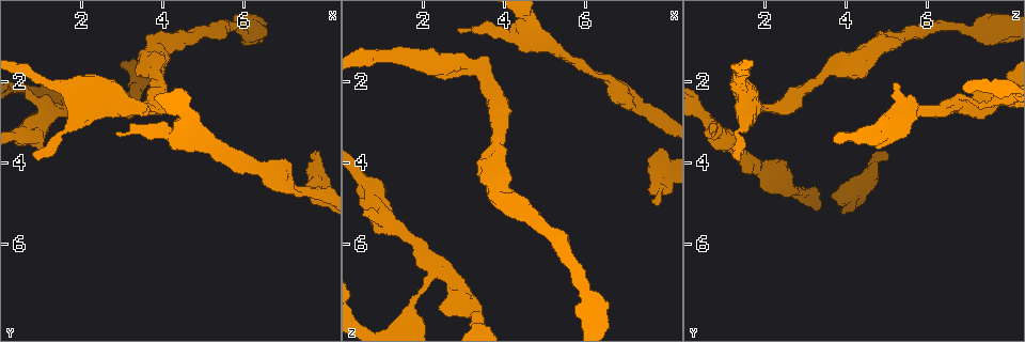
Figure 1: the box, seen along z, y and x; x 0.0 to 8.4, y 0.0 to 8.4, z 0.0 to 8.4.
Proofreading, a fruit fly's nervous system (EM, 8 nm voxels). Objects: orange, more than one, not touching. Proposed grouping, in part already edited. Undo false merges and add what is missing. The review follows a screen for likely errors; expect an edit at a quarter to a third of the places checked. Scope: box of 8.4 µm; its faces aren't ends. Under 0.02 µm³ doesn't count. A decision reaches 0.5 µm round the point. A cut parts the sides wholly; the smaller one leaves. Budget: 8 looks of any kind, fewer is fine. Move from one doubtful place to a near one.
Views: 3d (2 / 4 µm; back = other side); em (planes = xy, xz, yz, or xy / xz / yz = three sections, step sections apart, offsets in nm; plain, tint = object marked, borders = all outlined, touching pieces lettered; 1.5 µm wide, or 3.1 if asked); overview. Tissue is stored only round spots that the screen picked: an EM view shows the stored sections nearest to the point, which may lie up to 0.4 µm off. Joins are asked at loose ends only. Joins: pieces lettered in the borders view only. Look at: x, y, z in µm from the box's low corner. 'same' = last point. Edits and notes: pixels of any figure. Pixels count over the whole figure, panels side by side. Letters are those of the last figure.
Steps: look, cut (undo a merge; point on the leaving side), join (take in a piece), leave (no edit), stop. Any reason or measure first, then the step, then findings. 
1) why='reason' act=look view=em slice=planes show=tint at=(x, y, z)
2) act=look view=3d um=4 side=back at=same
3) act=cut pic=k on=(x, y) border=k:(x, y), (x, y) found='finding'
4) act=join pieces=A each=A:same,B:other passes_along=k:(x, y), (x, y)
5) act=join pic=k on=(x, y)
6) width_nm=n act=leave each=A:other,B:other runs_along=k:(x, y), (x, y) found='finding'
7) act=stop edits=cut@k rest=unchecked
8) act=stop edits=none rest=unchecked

why='free end' act=look view=em slice=planes show=borders at=(2.80, 3.30, 0.75)

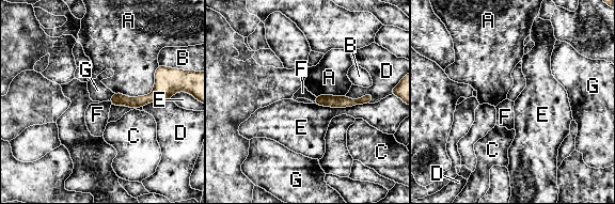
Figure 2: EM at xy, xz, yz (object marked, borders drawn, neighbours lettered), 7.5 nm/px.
longest_contact=E:420nm act=leave each=A:other,B:other,C:other,D:other,E:other,F:other,G:other found='none of them fits'

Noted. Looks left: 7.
why='free end' act=look view=em slice=xz step=4 show=tint at=(0.80, 3.80, 1.20)

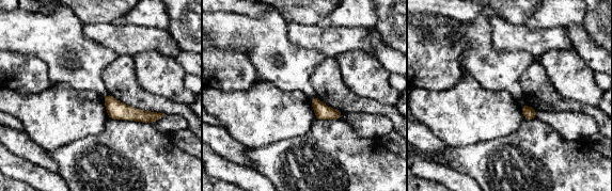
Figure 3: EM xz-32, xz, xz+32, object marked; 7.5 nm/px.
why='another direction' act=look view=em slice=planes show=borders at=same

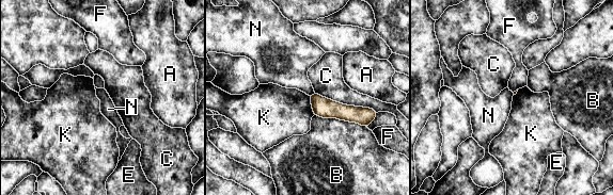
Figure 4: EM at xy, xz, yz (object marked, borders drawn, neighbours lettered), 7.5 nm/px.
act=leave each=A:other,B:other,C:other,E:other,F:other,K:other,N:other border=4:(314, 92), (310, 96) found='none of them fits'

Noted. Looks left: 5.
why='free end' act=look view=em slice=planes show=borders at=(7.75, 3.75, 5.00)

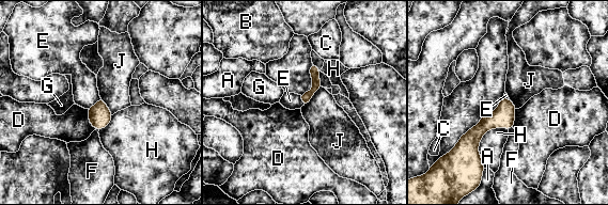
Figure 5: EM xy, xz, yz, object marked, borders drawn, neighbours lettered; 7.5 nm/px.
act=leave each=A:other,B:other,C:other,D:other,E:other,F:other,G:other,H:other,J:other runs_along=5:(507, 101), (473, 137), (477, 157) found='none of them fits'

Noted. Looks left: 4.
act=stop edits=none rest=unchecked

